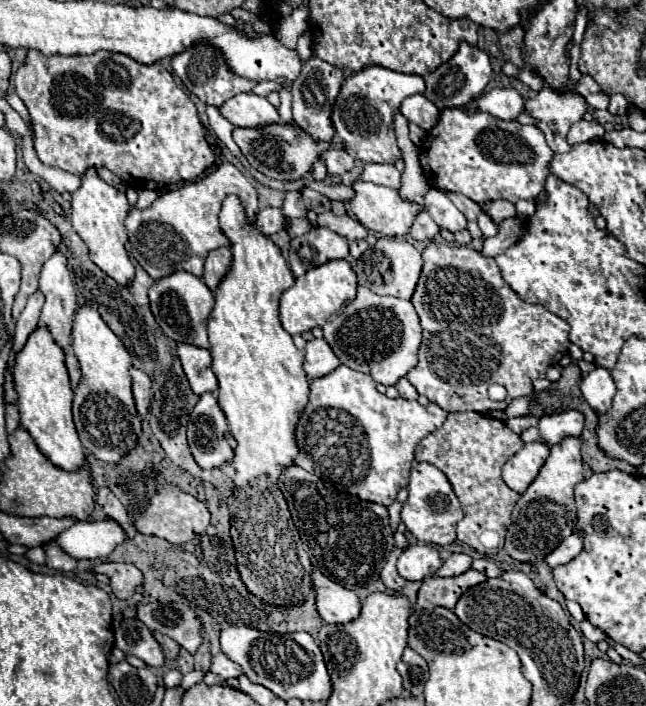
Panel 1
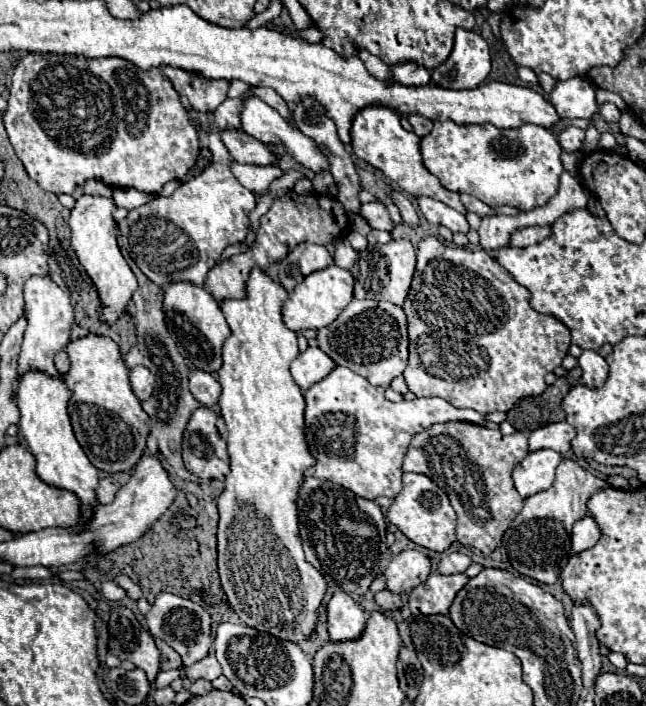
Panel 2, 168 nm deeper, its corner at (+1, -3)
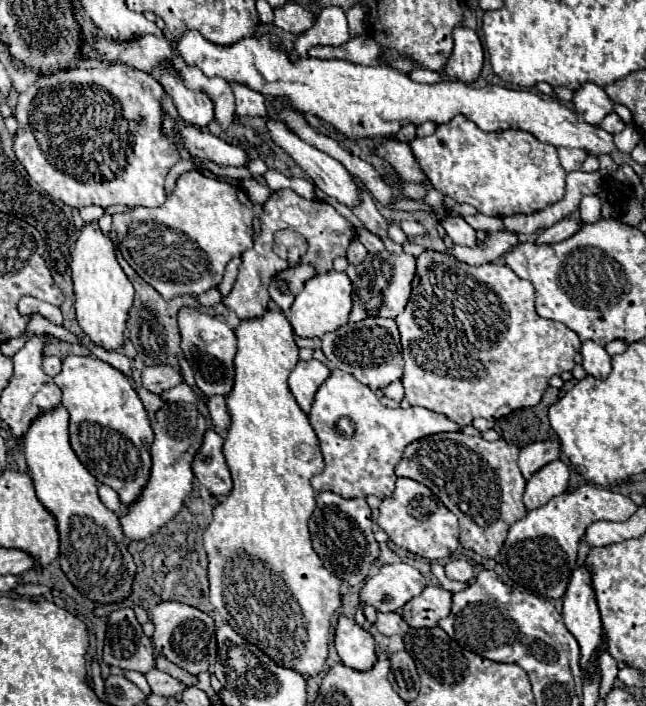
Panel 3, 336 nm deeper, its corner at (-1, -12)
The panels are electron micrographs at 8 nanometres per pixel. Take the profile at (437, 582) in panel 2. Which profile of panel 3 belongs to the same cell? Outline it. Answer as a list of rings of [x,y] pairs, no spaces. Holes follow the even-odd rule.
[[[427,586],[417,598],[403,606],[403,618],[411,628],[433,628],[451,612],[453,592],[443,586]]]

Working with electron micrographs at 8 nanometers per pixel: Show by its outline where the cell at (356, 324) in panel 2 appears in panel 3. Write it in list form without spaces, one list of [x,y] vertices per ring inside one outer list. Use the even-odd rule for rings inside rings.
[[[373,316],[359,322],[347,322],[345,326],[327,332],[321,338],[321,350],[333,368],[351,374],[355,380],[369,386],[371,390],[385,388],[391,382],[401,380],[403,376],[403,348],[393,318]]]

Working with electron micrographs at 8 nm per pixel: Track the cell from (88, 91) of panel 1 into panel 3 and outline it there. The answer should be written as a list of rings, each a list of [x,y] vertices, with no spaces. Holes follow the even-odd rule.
[[[109,64],[109,66],[101,66],[101,68],[87,68],[87,66],[73,66],[73,68],[65,68],[59,72],[51,72],[51,74],[39,74],[35,84],[29,86],[25,92],[19,94],[17,98],[17,106],[15,106],[15,118],[19,122],[15,140],[13,140],[13,150],[17,154],[17,160],[23,164],[23,168],[27,170],[27,174],[31,176],[31,180],[35,180],[47,194],[51,194],[55,200],[61,200],[67,206],[91,206],[91,204],[99,204],[101,208],[109,208],[109,206],[117,206],[117,204],[125,204],[125,206],[145,206],[145,208],[157,208],[165,202],[165,178],[169,174],[169,170],[181,160],[179,154],[179,144],[173,136],[167,136],[161,130],[163,124],[163,98],[165,98],[165,90],[159,84],[159,80],[155,80],[151,74],[129,68],[125,64]]]

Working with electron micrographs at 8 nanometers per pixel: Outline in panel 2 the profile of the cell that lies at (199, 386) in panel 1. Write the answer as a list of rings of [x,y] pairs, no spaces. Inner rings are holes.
[[[191,369],[189,373],[189,387],[193,397],[203,403],[205,407],[215,407],[221,395],[221,385],[213,373],[205,373],[199,369]]]

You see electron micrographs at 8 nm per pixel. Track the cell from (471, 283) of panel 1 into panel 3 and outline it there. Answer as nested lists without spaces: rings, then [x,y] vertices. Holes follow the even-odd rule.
[[[421,252],[411,298],[405,312],[395,318],[403,344],[405,374],[401,382],[407,402],[445,414],[461,426],[471,424],[475,418],[499,420],[513,410],[537,406],[551,376],[573,370],[573,358],[581,350],[581,342],[565,324],[539,318],[533,302],[533,284],[517,278],[505,264],[469,266],[447,252]]]

